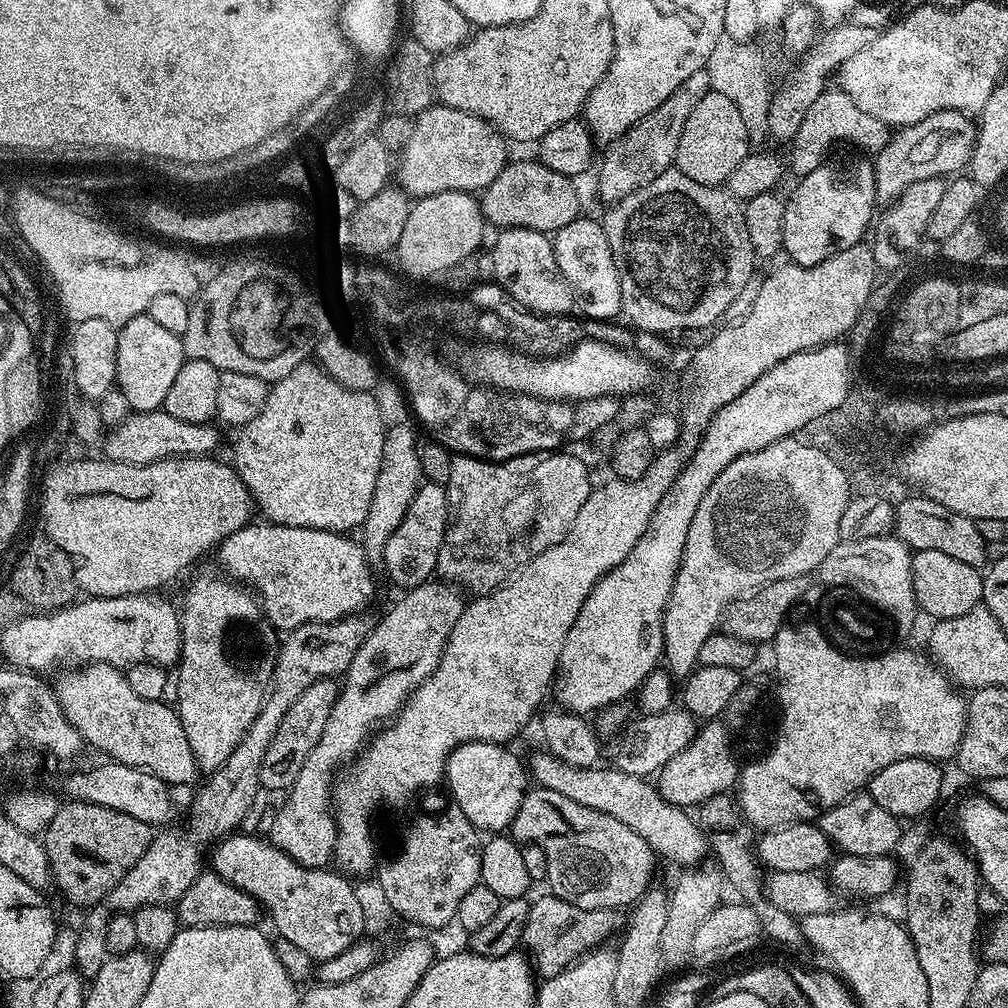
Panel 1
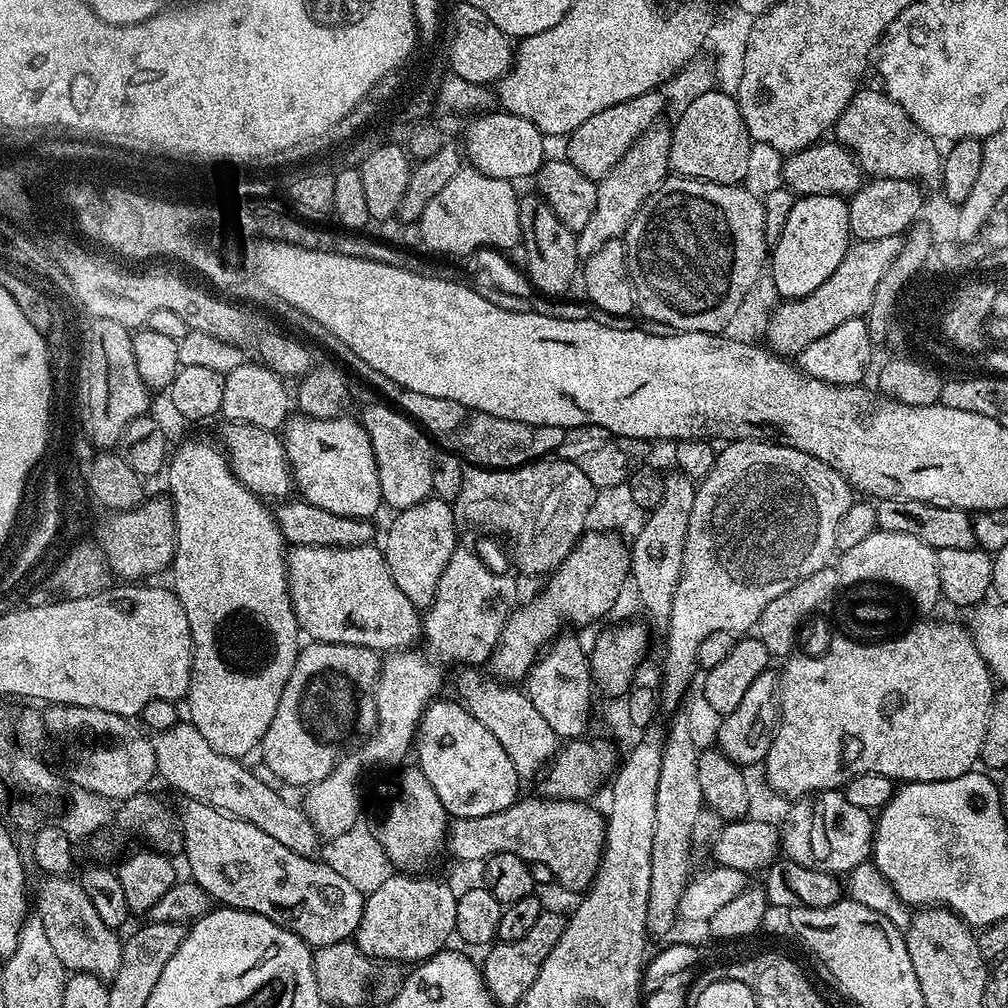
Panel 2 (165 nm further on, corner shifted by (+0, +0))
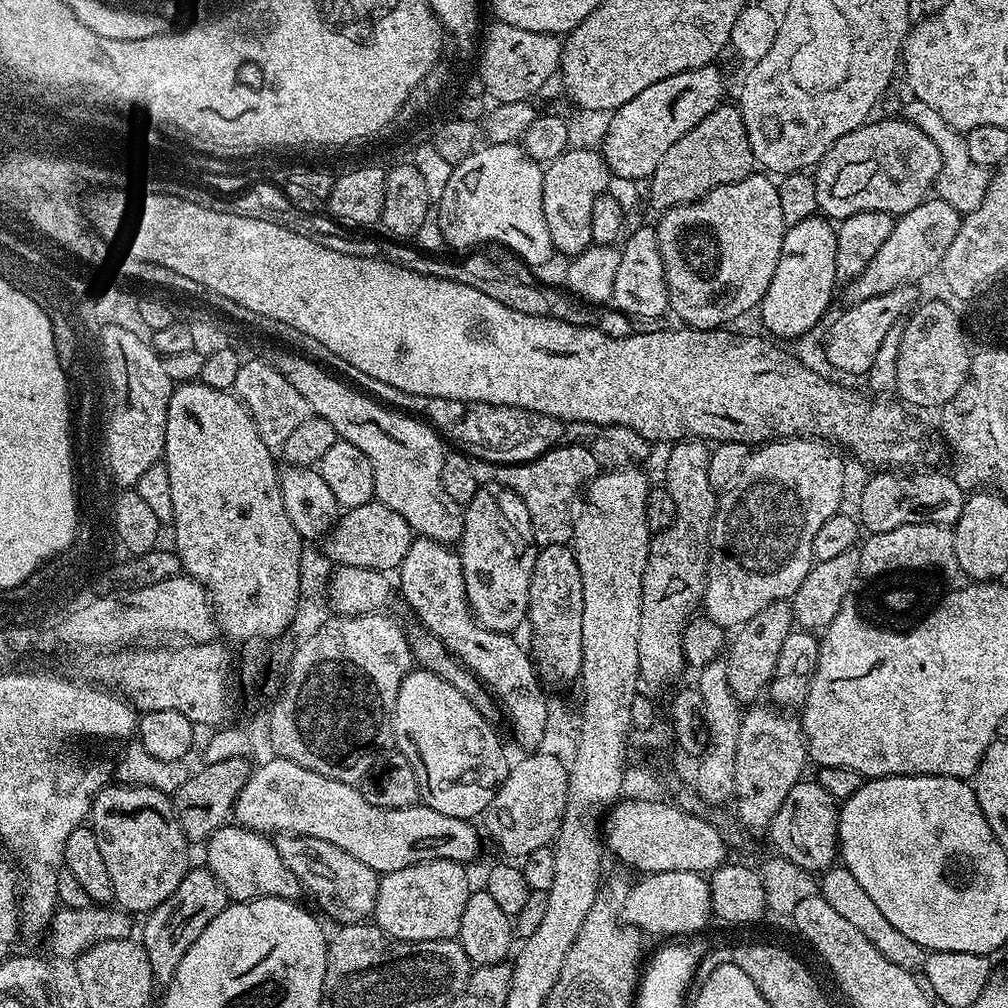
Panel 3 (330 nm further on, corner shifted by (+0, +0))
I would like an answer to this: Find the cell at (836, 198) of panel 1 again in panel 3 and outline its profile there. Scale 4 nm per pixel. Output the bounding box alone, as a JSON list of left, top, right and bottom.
[758,214,838,342]

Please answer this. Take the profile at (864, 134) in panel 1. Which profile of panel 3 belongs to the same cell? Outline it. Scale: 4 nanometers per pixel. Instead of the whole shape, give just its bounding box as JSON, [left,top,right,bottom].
[902,98,989,214]

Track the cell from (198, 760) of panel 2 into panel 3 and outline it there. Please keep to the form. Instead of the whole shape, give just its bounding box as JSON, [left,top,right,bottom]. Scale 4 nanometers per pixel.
[274,834,380,923]

